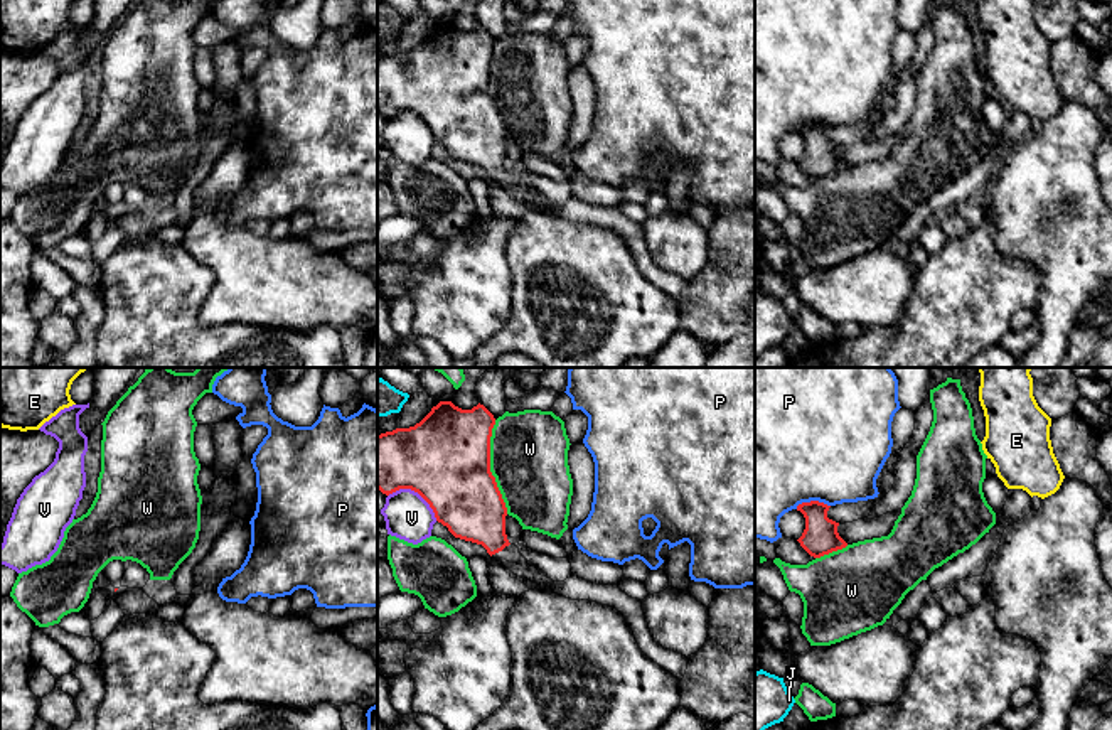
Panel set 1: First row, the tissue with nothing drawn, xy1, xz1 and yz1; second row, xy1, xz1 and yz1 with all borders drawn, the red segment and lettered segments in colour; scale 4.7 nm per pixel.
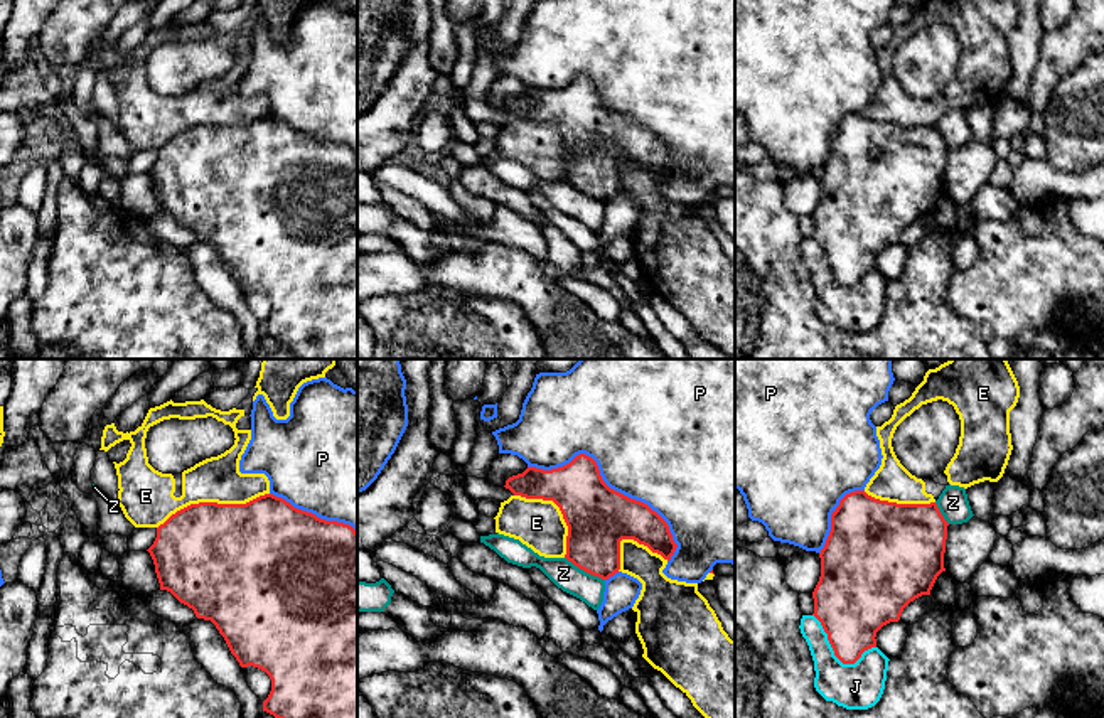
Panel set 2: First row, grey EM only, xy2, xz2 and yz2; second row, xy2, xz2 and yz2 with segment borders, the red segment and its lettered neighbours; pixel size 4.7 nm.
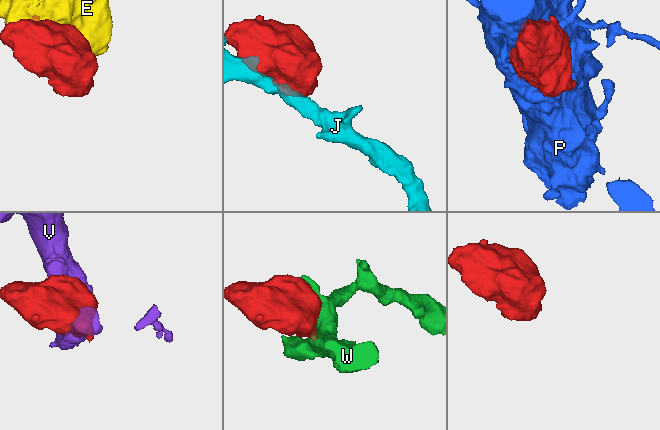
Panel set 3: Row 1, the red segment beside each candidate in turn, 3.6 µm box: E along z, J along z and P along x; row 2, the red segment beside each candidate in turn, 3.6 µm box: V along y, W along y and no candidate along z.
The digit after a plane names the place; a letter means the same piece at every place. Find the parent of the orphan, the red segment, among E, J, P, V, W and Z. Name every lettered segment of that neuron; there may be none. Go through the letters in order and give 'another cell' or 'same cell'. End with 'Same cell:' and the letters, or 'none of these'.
E: another cell
J: another cell
P: another cell
V: another cell
W: another cell
Z: another cell
Same cell: none of these

